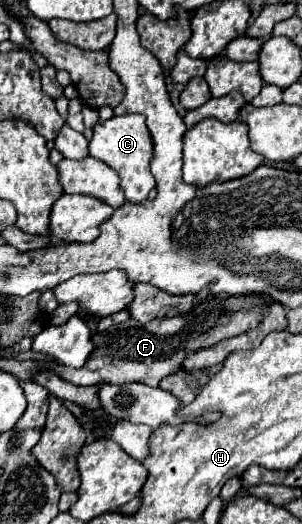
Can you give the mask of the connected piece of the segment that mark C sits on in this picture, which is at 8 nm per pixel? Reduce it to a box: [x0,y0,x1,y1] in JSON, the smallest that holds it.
[90,114,156,204]

